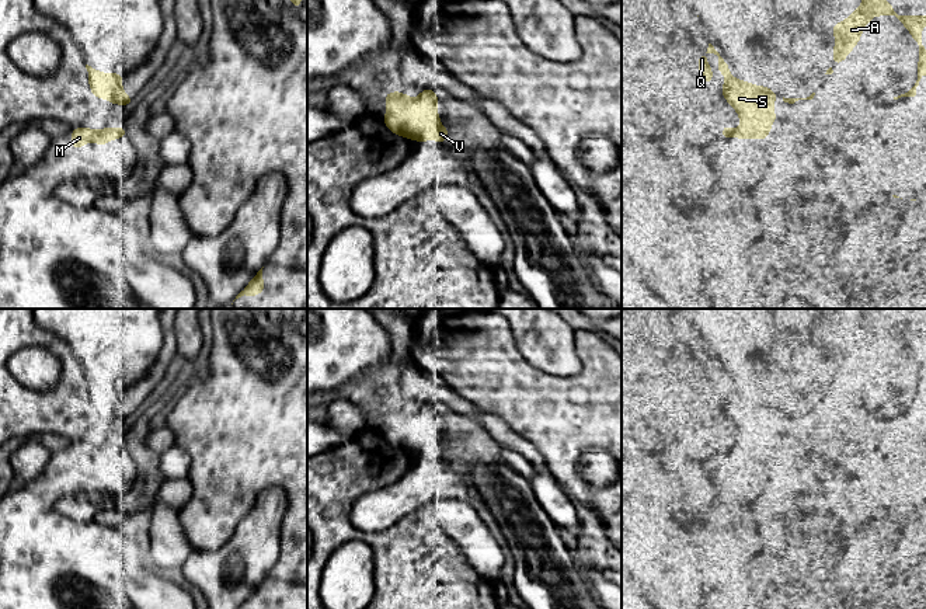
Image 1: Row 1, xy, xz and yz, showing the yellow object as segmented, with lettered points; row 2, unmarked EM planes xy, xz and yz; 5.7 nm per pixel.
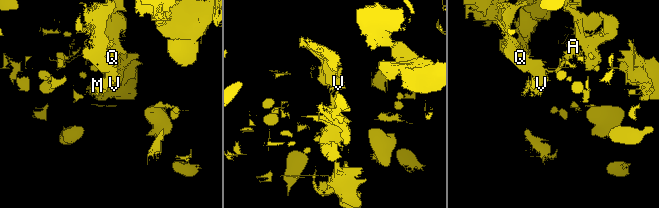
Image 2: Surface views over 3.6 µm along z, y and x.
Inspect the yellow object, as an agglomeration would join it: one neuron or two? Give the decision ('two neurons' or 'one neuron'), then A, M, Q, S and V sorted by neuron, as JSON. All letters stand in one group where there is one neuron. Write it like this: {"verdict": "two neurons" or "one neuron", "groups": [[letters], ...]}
{"verdict": "one neuron", "groups": [["A", "M", "Q", "S", "V"]]}

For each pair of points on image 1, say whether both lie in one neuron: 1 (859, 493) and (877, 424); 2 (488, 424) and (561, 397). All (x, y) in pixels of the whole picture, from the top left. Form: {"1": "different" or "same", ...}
{"1": "different", "2": "different"}

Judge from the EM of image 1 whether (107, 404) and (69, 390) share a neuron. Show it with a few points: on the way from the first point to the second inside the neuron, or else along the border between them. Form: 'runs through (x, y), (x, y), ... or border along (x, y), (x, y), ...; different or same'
runs through (97, 399), (79, 397); same

